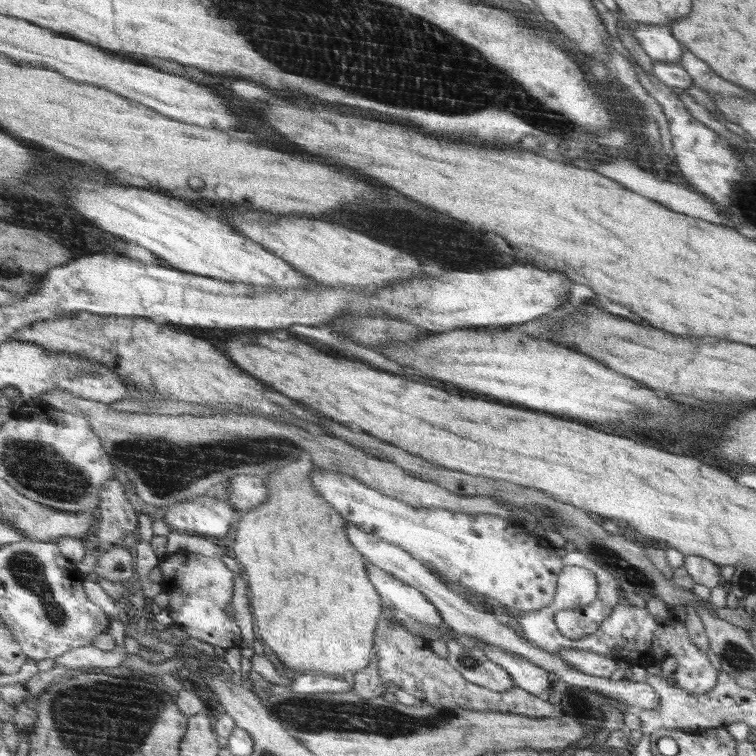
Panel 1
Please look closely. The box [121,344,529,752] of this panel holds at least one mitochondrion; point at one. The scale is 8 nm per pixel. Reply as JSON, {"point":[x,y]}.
{"point":[311,715]}

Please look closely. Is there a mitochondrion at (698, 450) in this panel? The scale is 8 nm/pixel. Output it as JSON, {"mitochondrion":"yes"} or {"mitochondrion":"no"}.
{"mitochondrion":"no"}

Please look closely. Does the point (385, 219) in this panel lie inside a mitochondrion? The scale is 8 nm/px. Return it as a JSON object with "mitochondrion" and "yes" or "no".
{"mitochondrion":"yes"}

